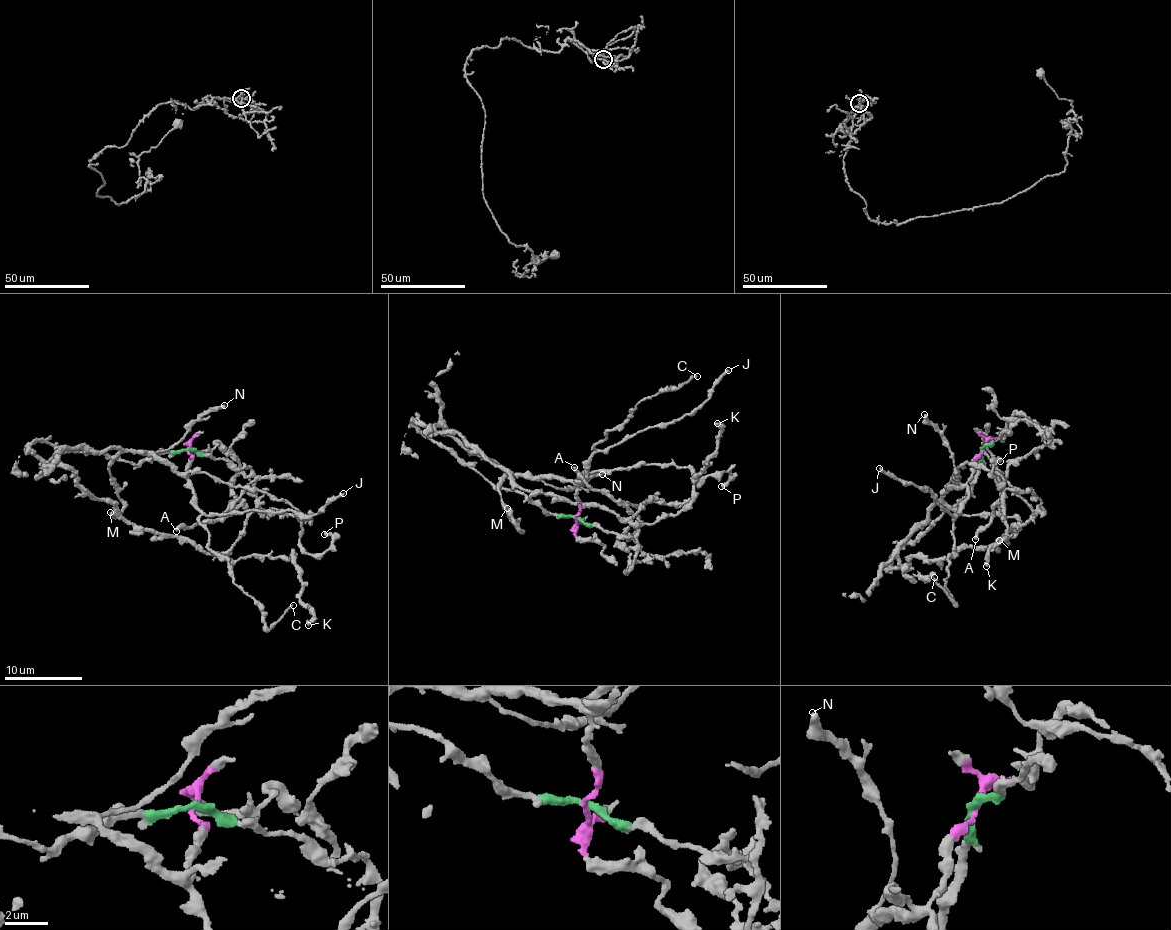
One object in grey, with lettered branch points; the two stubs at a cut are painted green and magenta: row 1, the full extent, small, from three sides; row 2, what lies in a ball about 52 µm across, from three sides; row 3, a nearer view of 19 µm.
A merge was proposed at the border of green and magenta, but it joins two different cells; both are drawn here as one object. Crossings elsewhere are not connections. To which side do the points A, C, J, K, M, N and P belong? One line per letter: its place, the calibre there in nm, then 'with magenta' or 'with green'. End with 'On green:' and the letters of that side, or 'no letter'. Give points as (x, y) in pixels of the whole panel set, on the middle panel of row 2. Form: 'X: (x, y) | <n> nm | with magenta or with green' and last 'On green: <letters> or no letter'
A: (574, 467) | 300 nm | with green
C: (697, 376) | 160 nm | with magenta
J: (728, 370) | 280 nm | with magenta
K: (717, 423) | 340 nm | with green
M: (507, 508) | 400 nm | with magenta
N: (602, 474) | 320 nm | with magenta
P: (721, 486) | 440 nm | with magenta
On green: A, K

